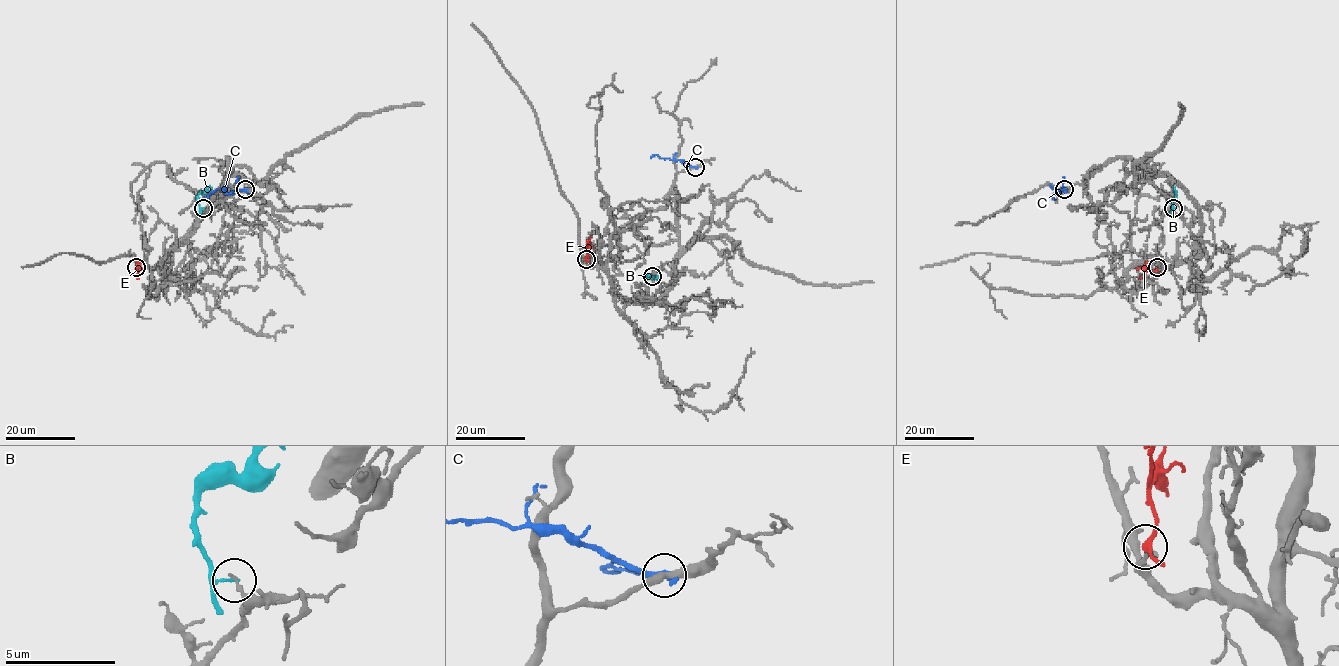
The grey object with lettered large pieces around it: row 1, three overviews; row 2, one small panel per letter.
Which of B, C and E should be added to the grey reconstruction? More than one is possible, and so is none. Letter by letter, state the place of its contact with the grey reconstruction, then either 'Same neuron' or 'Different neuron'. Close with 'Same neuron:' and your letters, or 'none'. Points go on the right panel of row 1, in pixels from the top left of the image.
B: Touches grey at (1173, 208). Different neuron
C: Touches grey at (1064, 189). Different neuron
E: Touches grey at (1157, 267). Same neuron
Same neuron: E

